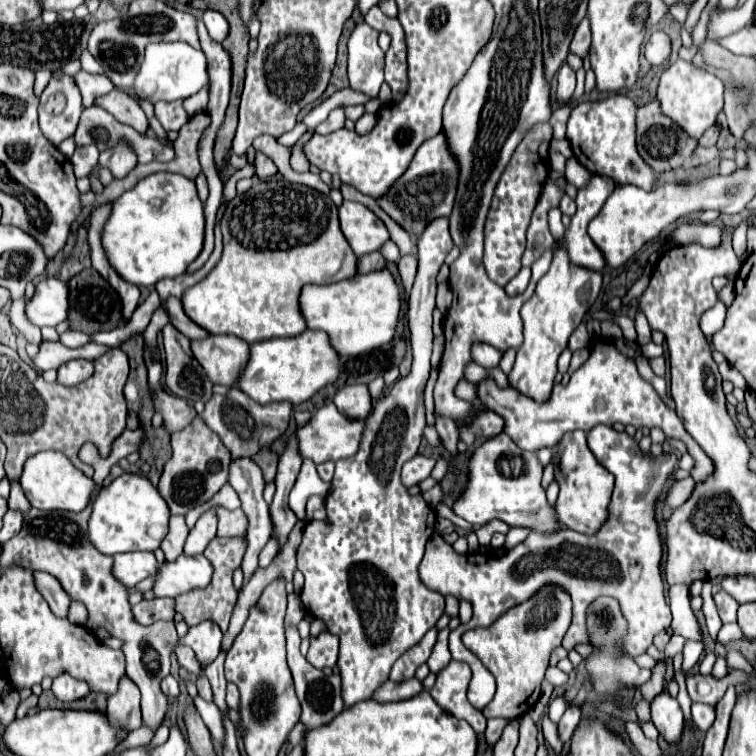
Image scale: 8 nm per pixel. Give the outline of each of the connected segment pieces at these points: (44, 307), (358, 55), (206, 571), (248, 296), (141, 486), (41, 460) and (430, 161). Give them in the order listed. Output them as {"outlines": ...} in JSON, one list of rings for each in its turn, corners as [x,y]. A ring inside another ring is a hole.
{"outlines":[[[[56,277],[42,279],[36,285],[34,297],[24,309],[28,321],[36,327],[56,327],[68,317],[68,285]]],[[[364,21],[354,27],[348,39],[348,79],[352,89],[370,95],[370,99],[378,97],[380,85],[384,83],[384,53],[378,47],[378,31]]],[[[182,553],[172,563],[158,565],[154,579],[156,597],[176,597],[194,587],[206,587],[212,579],[212,565],[204,555]]],[[[256,181],[252,189],[236,195],[220,221],[224,251],[218,265],[182,295],[184,313],[210,335],[230,333],[246,343],[266,341],[272,337],[294,337],[306,331],[300,315],[298,295],[306,283],[336,283],[356,275],[356,255],[348,247],[338,223],[338,207],[328,195],[288,181]]],[[[124,473],[96,493],[92,515],[88,519],[88,535],[90,543],[104,555],[126,551],[154,551],[160,547],[162,539],[168,533],[168,521],[168,505],[160,497],[158,489],[146,477]]],[[[44,451],[32,455],[28,463],[24,463],[24,471],[20,475],[20,485],[24,489],[26,499],[30,501],[32,507],[52,511],[52,509],[62,509],[62,511],[82,511],[90,497],[98,491],[92,479],[88,479],[82,471],[78,471],[66,455],[60,455],[60,451]]],[[[444,133],[428,139],[416,151],[408,171],[390,187],[388,195],[376,199],[376,203],[404,229],[408,235],[416,239],[422,235],[424,227],[436,217],[448,217],[454,205],[456,195],[456,181],[458,181],[458,165],[456,159],[450,155]]]]}

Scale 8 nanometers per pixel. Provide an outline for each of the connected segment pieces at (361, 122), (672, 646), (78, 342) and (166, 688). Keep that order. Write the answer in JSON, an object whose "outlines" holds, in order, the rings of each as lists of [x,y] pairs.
{"outlines":[[[[365,113],[359,120],[355,123],[355,131],[360,135],[368,134],[376,124],[377,115],[371,113]]],[[[673,634],[665,647],[666,657],[673,657],[682,652],[684,643],[684,638],[682,636]]],[[[66,331],[60,335],[60,341],[66,345],[66,347],[82,347],[86,343],[92,343],[92,337],[86,335],[86,333],[80,333],[80,331]]],[[[168,675],[164,681],[162,681],[162,691],[168,695],[168,697],[178,697],[182,693],[182,687],[180,687],[180,681],[174,679],[172,675]]]]}

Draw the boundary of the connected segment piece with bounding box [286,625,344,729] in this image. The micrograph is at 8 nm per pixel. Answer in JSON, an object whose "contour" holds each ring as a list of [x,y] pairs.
{"contour":[[[294,625],[286,627],[286,651],[288,651],[288,667],[292,671],[294,685],[296,685],[296,695],[298,695],[300,705],[302,705],[300,721],[306,725],[306,729],[314,729],[314,727],[330,723],[344,709],[342,695],[340,695],[340,675],[328,677],[320,669],[312,667],[306,661],[306,657],[300,653],[300,635],[298,635],[298,629]]]}

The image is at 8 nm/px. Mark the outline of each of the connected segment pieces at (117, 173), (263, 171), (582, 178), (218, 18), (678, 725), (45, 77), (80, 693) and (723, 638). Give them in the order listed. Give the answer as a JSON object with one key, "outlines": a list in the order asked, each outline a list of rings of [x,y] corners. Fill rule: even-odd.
{"outlines":[[[[118,143],[112,149],[100,153],[100,165],[108,167],[116,179],[122,179],[136,167],[136,153],[132,151],[132,147]]],[[[256,153],[256,161],[254,161],[254,165],[256,165],[256,175],[258,175],[260,179],[270,177],[270,175],[274,175],[274,173],[278,171],[276,165],[274,165],[274,161],[272,161],[270,157],[266,157],[264,153]]],[[[574,157],[566,161],[564,173],[566,173],[566,179],[568,179],[570,183],[574,183],[576,187],[584,187],[584,185],[588,183],[588,179],[590,179],[590,173],[588,173]]],[[[206,9],[204,15],[202,15],[208,31],[210,31],[210,37],[216,39],[216,41],[224,41],[226,35],[228,35],[228,21],[218,13],[218,11],[212,11],[212,9]]],[[[666,691],[652,701],[652,723],[656,725],[660,737],[666,743],[678,743],[682,739],[684,731],[682,709],[678,701],[672,699]]],[[[40,69],[35,71],[34,93],[37,97],[40,97],[50,78],[51,71],[48,71],[48,69]]],[[[58,675],[58,677],[54,679],[52,693],[56,695],[58,701],[70,705],[70,703],[74,703],[74,701],[84,699],[84,697],[90,693],[90,689],[88,689],[88,685],[86,685],[84,681],[78,681],[78,679],[70,677],[70,675]]],[[[726,623],[726,625],[722,625],[722,629],[718,631],[718,637],[716,637],[716,641],[722,643],[722,645],[728,645],[728,643],[740,641],[740,639],[746,639],[746,637],[740,631],[738,623]]]]}

